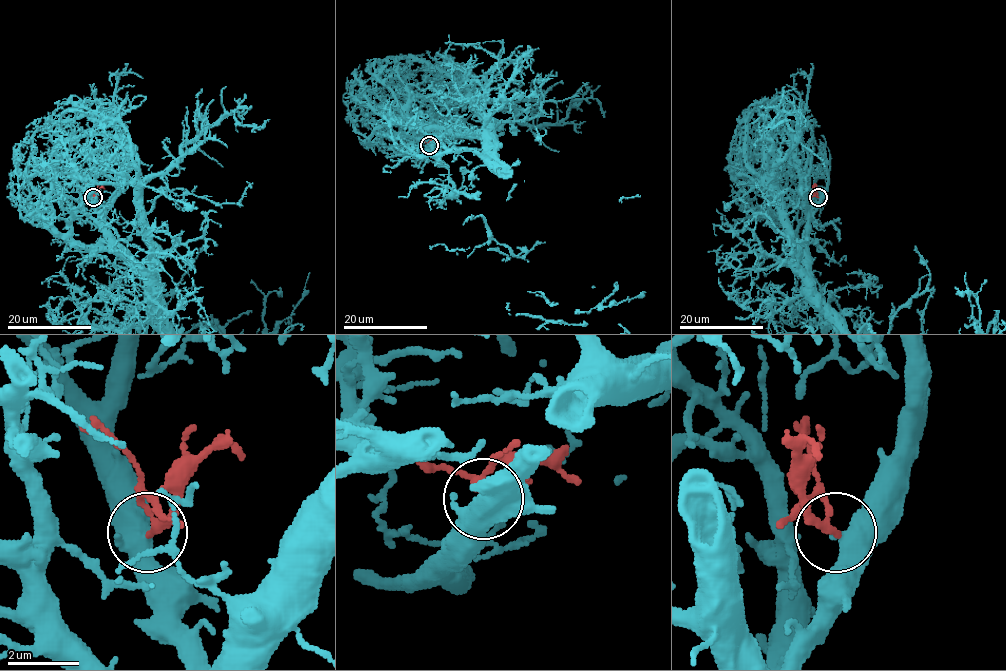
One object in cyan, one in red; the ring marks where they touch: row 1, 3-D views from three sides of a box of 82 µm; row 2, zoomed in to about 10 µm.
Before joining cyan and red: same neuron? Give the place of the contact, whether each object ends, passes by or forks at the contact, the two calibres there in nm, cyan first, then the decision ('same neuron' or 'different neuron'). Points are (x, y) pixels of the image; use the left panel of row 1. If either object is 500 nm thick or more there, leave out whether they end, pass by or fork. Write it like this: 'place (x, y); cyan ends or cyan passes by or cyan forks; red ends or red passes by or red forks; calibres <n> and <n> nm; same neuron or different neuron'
place (93, 197); calibres 500 and 190 nm; same neuron

